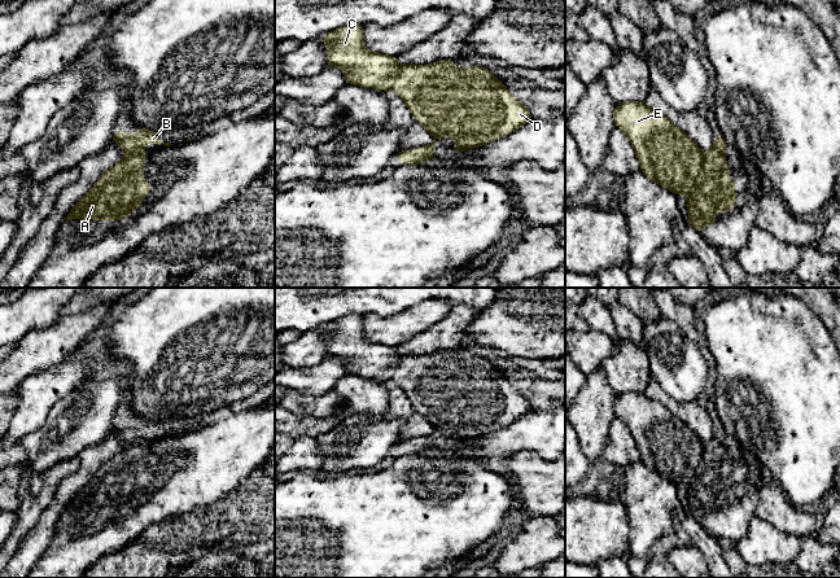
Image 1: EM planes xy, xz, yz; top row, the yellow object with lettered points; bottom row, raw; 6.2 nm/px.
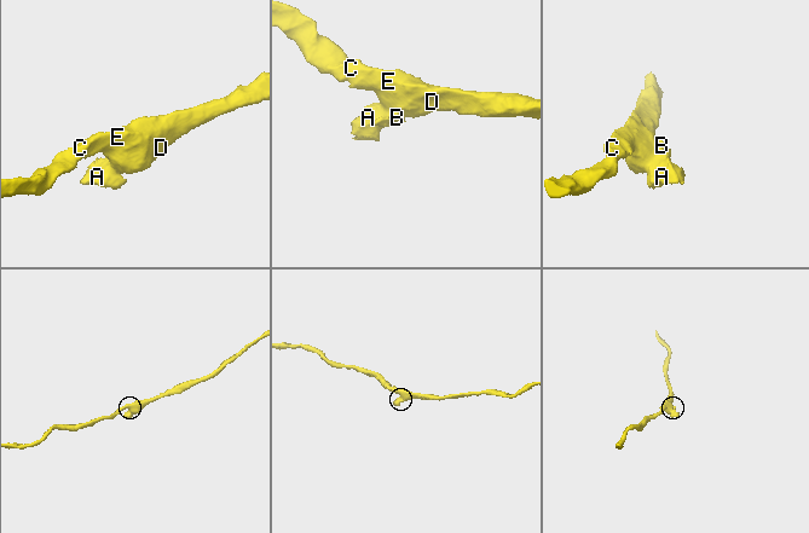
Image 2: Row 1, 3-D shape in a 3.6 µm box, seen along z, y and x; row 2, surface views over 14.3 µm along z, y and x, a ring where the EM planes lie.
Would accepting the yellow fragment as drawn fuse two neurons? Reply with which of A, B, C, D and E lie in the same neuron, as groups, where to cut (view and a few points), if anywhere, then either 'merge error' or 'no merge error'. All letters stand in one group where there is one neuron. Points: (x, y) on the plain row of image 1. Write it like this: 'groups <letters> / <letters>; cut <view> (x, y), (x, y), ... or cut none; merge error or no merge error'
groups A B C D E; cut none; no merge error

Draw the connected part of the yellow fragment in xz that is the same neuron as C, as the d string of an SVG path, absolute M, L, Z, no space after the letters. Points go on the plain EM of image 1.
M349 314L321 325L320 329L327 334L327 358L341 358L346 375L393 380L408 397L412 407L433 425L434 430L429 435L399 441L397 447L402 455L419 456L425 450L436 450L433 442L437 428L454 428L454 442L460 447L463 439L473 439L504 428L533 411L529 399L511 385L503 372L478 355L469 359L455 358L452 350L430 355L401 355L395 347L369 342L364 337L363 315L359 314Z

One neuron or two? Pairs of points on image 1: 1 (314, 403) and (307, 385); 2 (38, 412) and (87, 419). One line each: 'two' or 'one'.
1: two
2: two

